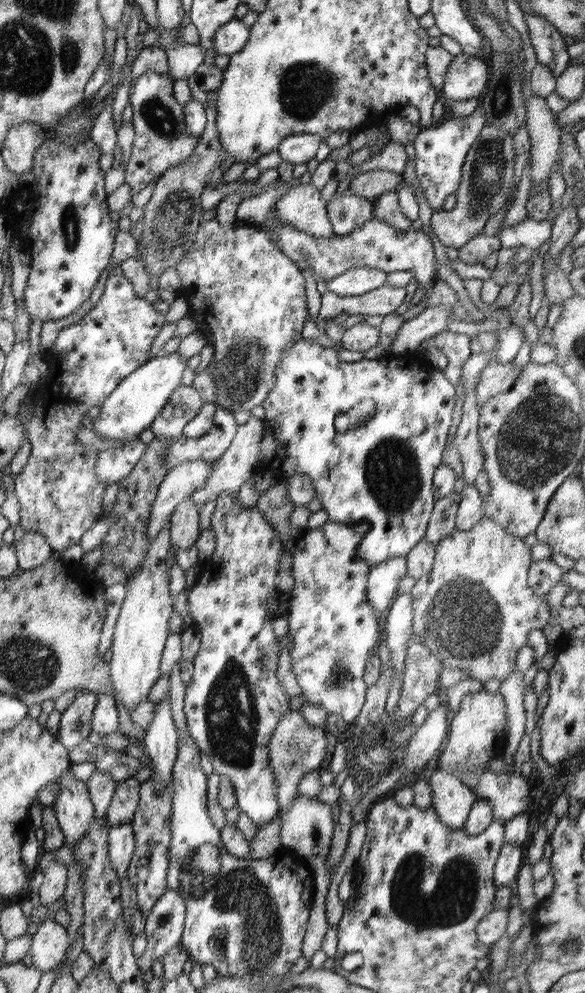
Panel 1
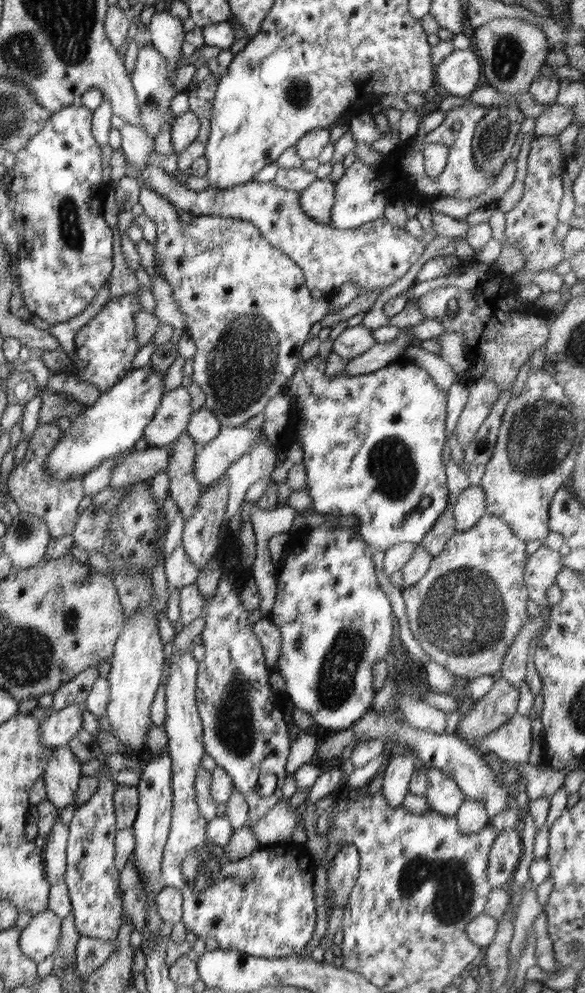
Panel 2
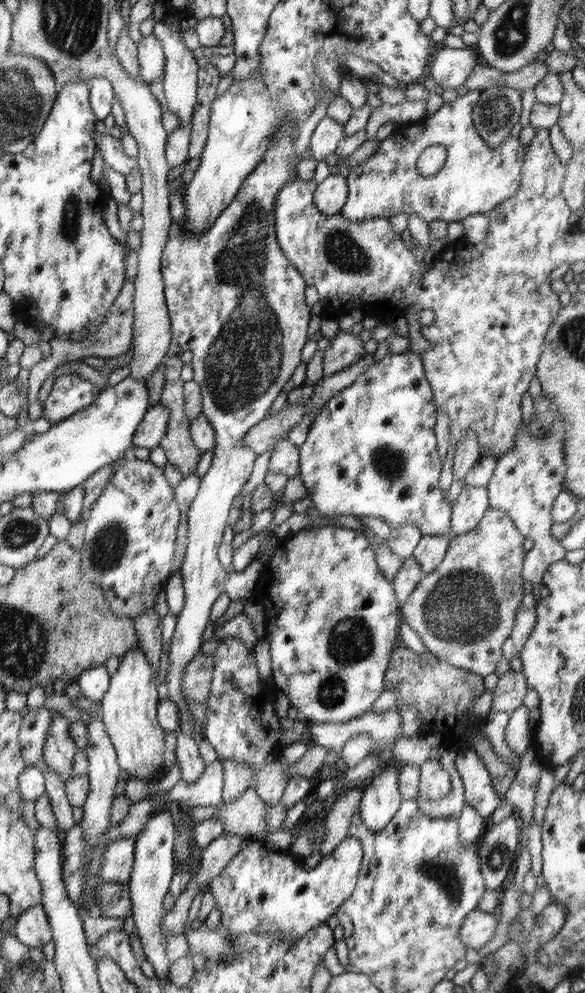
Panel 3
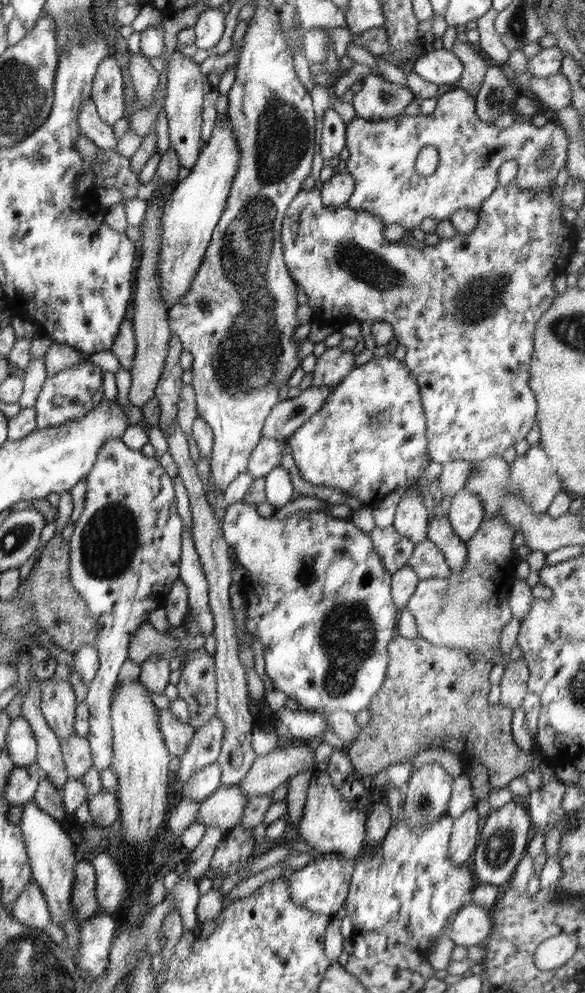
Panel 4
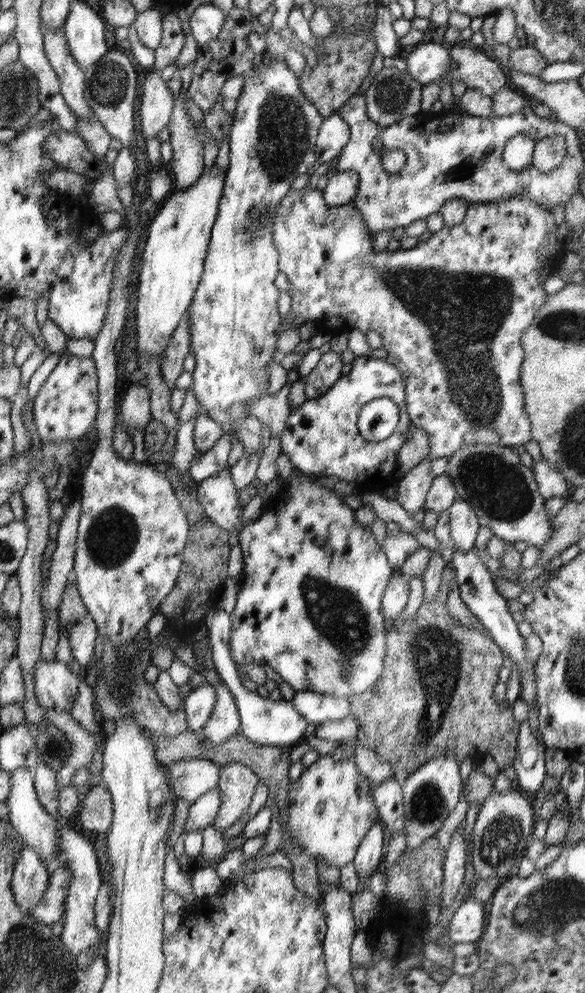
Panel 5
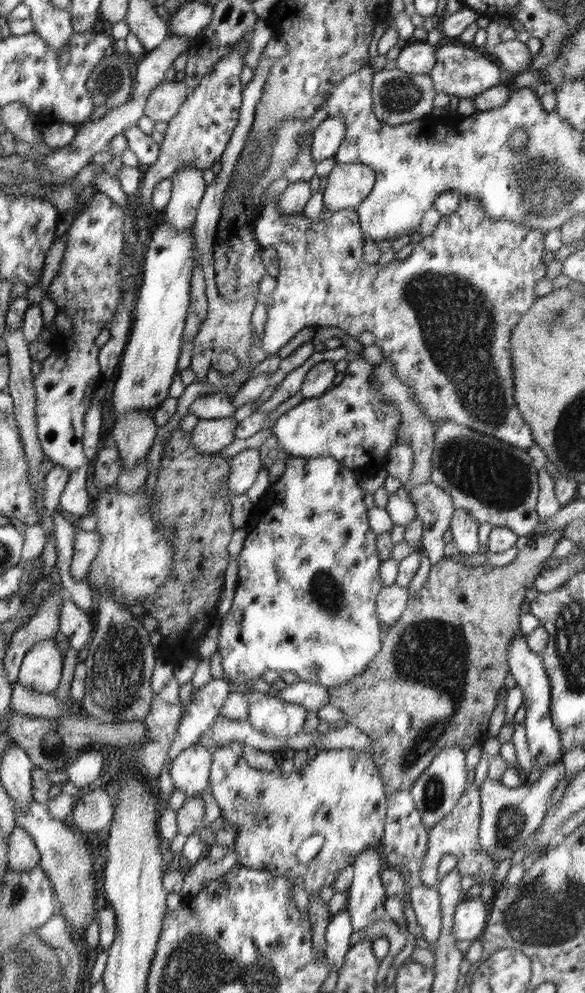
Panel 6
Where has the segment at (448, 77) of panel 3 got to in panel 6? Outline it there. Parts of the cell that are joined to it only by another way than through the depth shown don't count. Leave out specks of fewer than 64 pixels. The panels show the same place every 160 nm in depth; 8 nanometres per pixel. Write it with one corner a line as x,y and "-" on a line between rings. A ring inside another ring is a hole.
409,41
396,58
397,67
410,74
429,74
436,64
436,47
427,41

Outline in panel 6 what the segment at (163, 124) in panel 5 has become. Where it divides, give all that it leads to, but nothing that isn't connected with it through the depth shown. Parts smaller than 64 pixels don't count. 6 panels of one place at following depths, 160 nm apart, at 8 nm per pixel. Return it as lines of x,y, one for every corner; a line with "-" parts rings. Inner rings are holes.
162,81
148,95
145,102
145,115
156,122
168,123
187,99
191,90
183,81

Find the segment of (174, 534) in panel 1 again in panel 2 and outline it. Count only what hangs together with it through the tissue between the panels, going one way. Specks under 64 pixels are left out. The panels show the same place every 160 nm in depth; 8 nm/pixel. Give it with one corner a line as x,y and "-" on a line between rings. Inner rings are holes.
183,430
180,438
170,444
171,457
167,466
169,494
182,518
188,520
200,500
202,485
194,474
194,459
198,445

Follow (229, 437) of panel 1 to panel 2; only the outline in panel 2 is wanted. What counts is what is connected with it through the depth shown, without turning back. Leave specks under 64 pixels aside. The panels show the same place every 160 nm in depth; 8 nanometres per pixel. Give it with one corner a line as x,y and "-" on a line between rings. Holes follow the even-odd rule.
148,446
145,450
130,451
113,468
108,487
114,490
149,480
157,472
167,470
171,457
171,448

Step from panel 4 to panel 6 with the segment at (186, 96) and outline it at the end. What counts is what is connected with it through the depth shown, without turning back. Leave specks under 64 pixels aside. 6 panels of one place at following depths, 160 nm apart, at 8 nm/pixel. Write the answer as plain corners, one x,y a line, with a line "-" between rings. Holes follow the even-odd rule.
190,166
178,168
171,180
172,193
164,207
164,218
175,231
181,231
194,224
196,208
205,194
207,185
203,179
203,171

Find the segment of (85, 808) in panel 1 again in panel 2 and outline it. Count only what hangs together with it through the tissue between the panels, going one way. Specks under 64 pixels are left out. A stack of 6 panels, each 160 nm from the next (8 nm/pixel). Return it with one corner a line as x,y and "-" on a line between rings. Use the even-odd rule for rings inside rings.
56,747
48,759
42,778
47,799
57,809
75,806
77,788
82,777
81,762
70,747

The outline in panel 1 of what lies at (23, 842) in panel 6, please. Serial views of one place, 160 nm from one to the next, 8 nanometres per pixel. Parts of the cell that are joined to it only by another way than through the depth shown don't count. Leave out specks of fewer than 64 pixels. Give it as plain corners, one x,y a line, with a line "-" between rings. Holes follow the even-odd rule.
47,918
38,924
28,953
32,954
33,966
44,973
61,966
69,946
67,928

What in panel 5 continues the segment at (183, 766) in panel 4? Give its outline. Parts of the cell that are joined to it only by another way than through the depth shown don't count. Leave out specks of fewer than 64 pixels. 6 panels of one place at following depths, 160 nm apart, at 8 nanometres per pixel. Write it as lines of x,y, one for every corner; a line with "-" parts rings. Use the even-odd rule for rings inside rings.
219,678
218,684
214,684
213,687
216,693
216,702
210,713
210,720
200,734
212,747
218,747
239,733
241,724
235,698
229,688
221,678

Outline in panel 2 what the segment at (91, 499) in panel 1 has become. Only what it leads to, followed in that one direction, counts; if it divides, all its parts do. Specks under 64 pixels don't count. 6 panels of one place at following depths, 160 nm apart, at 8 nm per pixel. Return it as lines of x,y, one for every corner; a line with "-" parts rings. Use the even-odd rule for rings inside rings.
127,293
110,299
89,323
75,335
75,352
72,356
75,372
80,380
94,384
101,394
110,390
126,373
132,369
132,360
139,351
136,341
136,313
141,304
136,294
-
56,420
39,425
28,441
24,458
11,471
7,482
9,495
21,512
27,512
31,516
41,518
46,523
51,538
68,536
74,532
80,515
78,506
85,496
83,476
73,476
60,480
53,477
48,471
43,471
49,454
54,450
58,438
63,433
56,425

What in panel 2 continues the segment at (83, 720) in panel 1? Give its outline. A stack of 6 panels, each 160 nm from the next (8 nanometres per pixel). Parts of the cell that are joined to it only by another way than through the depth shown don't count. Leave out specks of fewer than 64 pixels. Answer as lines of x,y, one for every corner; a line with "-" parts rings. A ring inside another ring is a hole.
80,704
68,705
45,715
40,722
40,740
44,746
69,746
70,740
83,728
84,708

